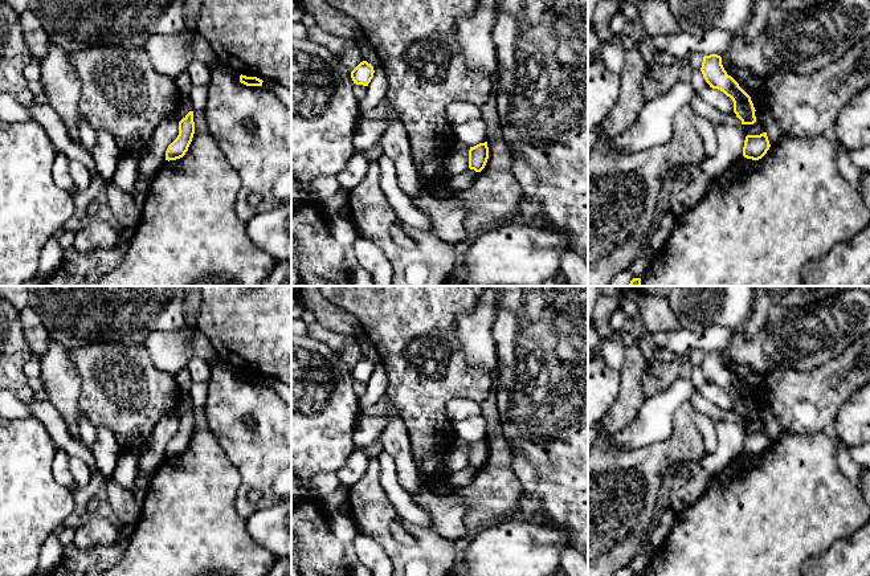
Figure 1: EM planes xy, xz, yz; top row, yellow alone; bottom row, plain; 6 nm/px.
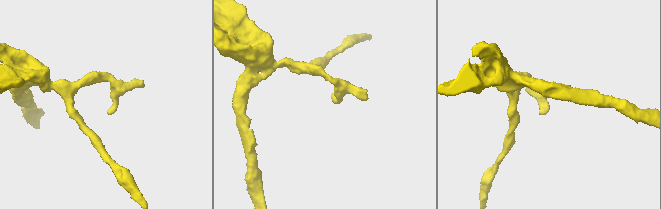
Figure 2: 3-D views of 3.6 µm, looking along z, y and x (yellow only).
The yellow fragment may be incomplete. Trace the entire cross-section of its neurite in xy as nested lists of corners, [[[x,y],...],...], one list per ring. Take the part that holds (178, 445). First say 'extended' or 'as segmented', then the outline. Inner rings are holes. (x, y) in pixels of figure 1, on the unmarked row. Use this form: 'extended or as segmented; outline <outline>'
as segmented; outline [[[189,408],[180,418],[179,418],[179,432],[177,434],[168,442],[166,448],[166,457],[176,457],[185,452],[188,444],[192,438],[195,430],[195,418],[193,418],[193,408]]]

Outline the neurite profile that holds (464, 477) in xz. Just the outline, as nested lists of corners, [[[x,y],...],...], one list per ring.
[[[469,465],[465,469],[450,474],[448,481],[453,487],[467,486],[471,483],[474,475],[477,474],[477,470],[478,469]]]

